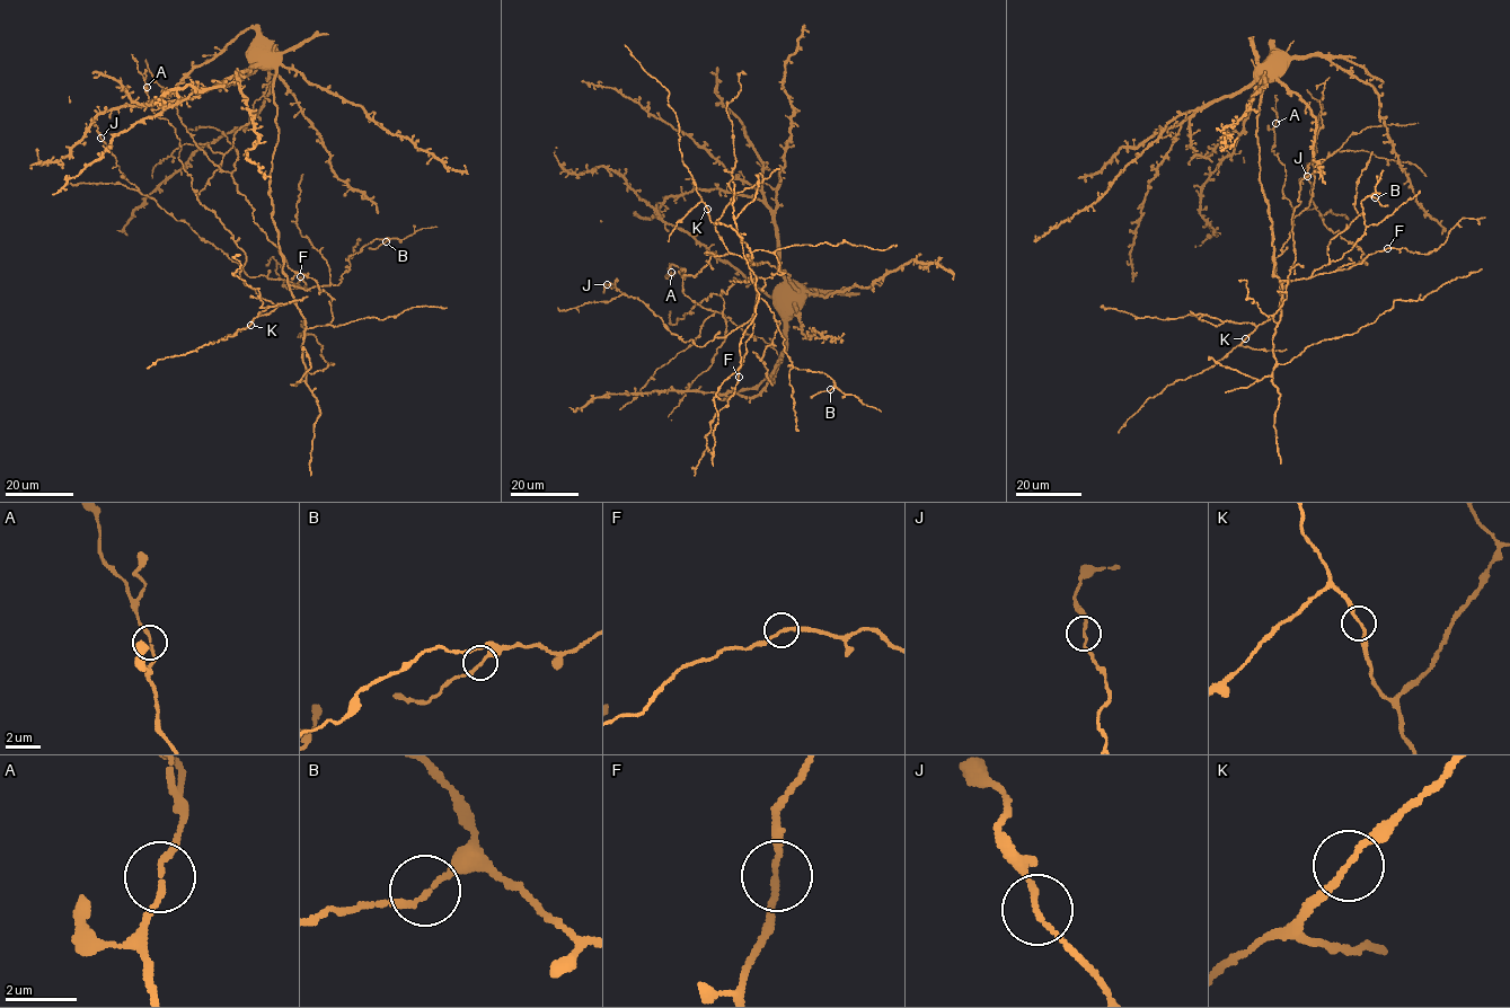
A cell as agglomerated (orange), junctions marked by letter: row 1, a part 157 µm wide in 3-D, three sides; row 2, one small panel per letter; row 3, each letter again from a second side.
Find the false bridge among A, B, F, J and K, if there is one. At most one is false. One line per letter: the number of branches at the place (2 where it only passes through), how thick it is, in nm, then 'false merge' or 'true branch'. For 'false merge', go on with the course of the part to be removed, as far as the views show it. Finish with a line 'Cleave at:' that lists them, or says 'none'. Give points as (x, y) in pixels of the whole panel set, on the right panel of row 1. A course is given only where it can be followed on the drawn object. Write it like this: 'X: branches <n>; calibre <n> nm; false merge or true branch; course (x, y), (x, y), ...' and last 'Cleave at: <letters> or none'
A: branches 2; calibre 160 nm; true branch
B: branches 2; calibre 140 nm; true branch
F: branches 2; calibre 160 nm; true branch
J: branches 2; calibre 150 nm; true branch
K: branches 2; calibre 160 nm; true branch
Cleave at: none

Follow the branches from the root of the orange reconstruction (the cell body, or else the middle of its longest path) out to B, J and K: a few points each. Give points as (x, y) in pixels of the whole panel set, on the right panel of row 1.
B: (1263, 72), (1256, 136), (1273, 274), (1282, 282), (1309, 277), (1340, 259), (1365, 230), (1361, 200), (1375, 199)
J: (1263, 72), (1259, 180), (1273, 274), (1282, 282), (1368, 264), (1356, 242), (1324, 223), (1307, 176)
K: (1263, 72), (1256, 132), (1259, 180), (1272, 223), (1273, 274), (1281, 283), (1282, 297), (1278, 310), (1245, 338)

